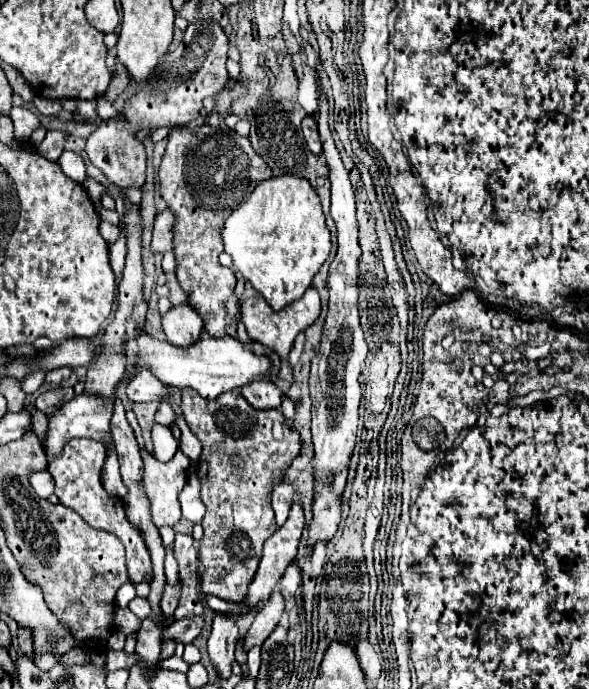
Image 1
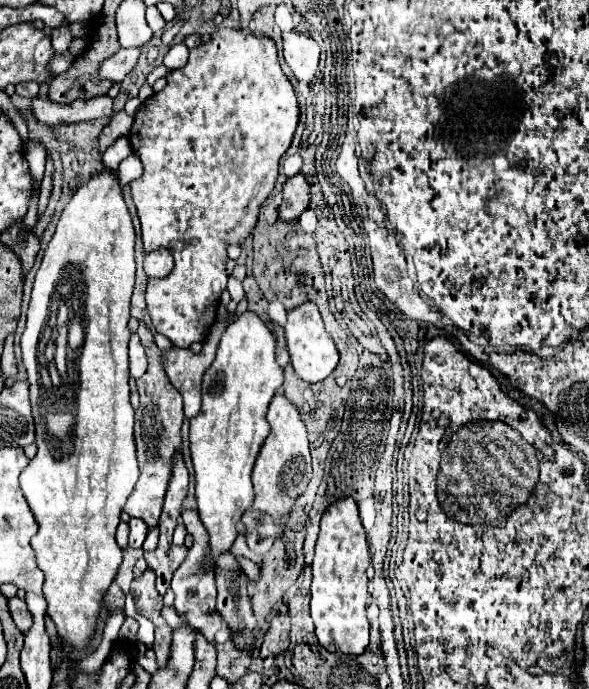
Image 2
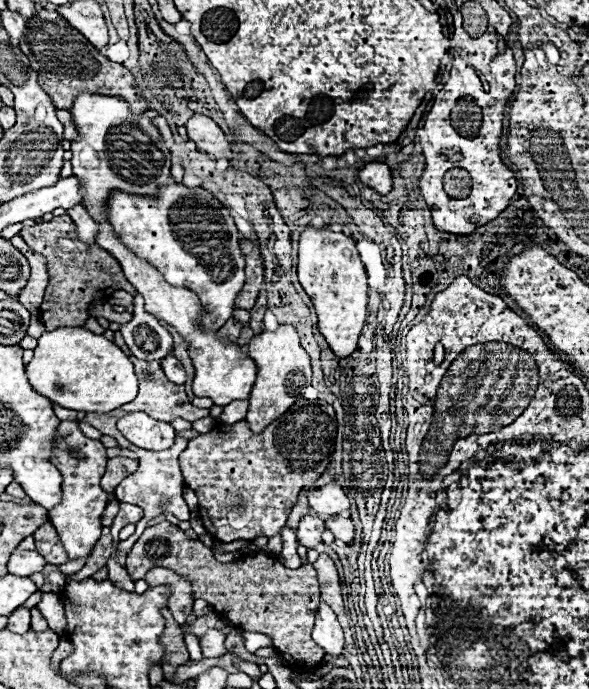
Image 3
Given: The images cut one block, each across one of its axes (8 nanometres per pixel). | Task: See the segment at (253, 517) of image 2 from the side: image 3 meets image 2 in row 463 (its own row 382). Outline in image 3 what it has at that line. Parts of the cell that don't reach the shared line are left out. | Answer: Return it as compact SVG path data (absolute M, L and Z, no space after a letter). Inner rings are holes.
M280 324L276 332L264 330L262 334L254 336L248 342L248 356L256 362L258 366L258 378L250 394L250 406L246 414L246 422L252 432L262 434L262 430L280 418L296 400L302 398L302 392L310 386L312 370L310 370L310 358L306 350L300 346L300 338L296 330L288 324Z

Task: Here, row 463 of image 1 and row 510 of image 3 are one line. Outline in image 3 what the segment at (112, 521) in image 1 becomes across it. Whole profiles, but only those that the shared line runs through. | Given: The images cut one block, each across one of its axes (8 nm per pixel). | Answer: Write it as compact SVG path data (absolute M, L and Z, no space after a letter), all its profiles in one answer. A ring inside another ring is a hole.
M62 420L56 428L50 462L54 462L54 466L62 472L64 500L48 512L48 518L58 532L58 538L64 546L68 558L70 560L86 558L88 552L92 550L92 546L96 544L96 540L100 538L100 530L102 530L100 518L108 504L108 500L106 500L108 494L100 488L100 478L104 476L106 462L108 462L106 448L102 446L100 440L86 438L82 434L82 430L78 428L76 420Z

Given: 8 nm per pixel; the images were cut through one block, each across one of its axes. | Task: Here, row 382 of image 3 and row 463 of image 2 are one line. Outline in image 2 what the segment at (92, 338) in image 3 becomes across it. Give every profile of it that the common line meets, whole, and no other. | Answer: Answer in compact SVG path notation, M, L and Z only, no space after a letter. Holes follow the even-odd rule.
M102 168L92 174L90 182L82 184L74 192L72 200L58 220L56 232L46 248L46 254L36 274L28 322L20 340L22 360L30 380L32 404L40 404L40 388L76 388L74 422L68 436L52 434L46 426L46 414L38 406L34 406L38 454L20 474L22 492L40 526L38 534L32 538L32 548L36 552L38 568L46 576L44 598L48 602L48 616L54 620L58 636L70 646L88 644L96 632L102 610L100 604L122 564L122 548L116 544L114 538L120 522L120 512L140 476L134 442L134 408L130 404L128 386L128 320L136 270L134 242L136 232L122 196L118 176L112 170ZM62 306L68 310L68 316L82 320L84 344L76 350L66 344L66 328L58 324L58 312Z

